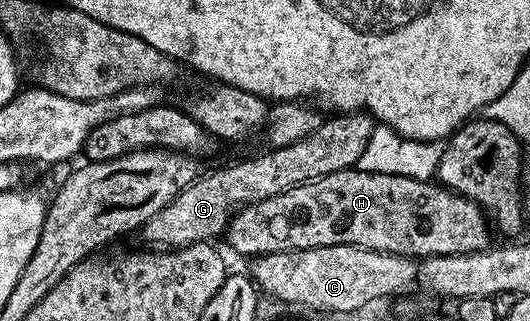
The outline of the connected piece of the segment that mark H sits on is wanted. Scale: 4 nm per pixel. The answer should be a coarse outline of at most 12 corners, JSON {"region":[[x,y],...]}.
{"region":[[325,174],[242,205],[246,258],[342,244],[482,252],[489,216],[438,182]]}

